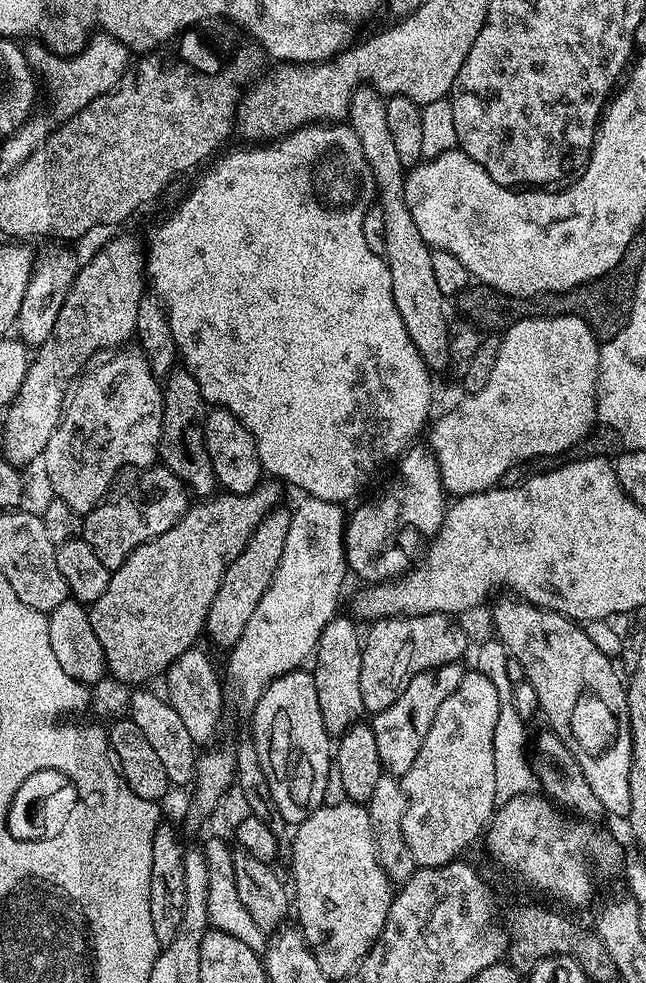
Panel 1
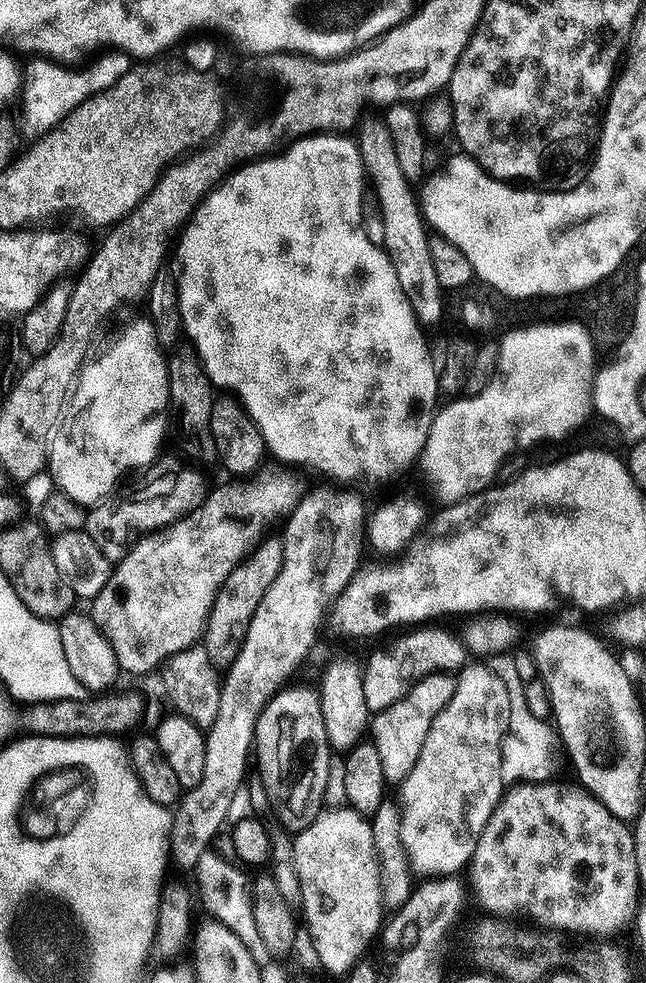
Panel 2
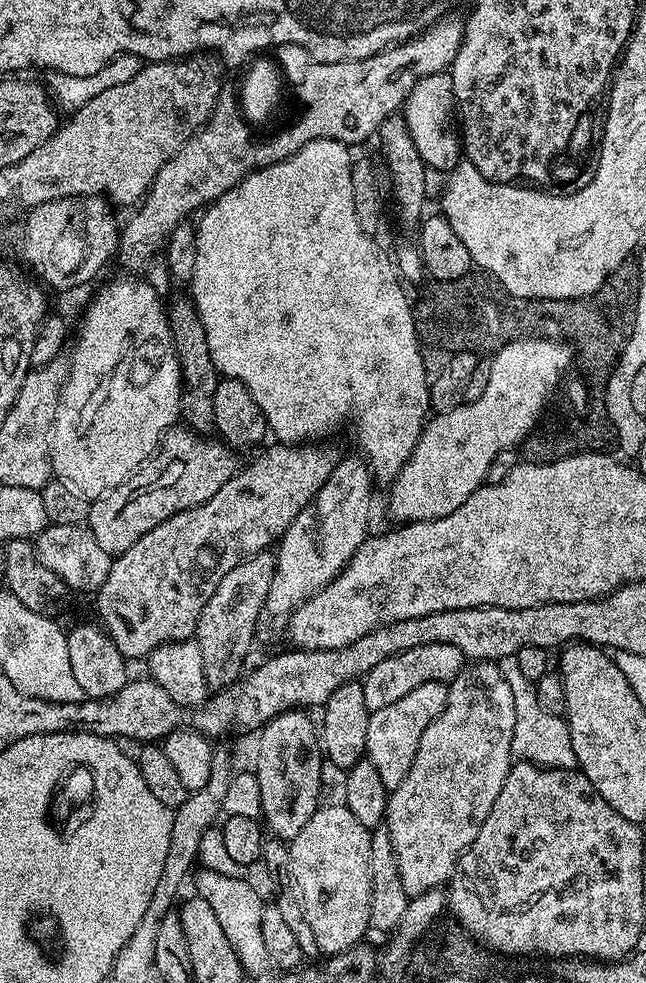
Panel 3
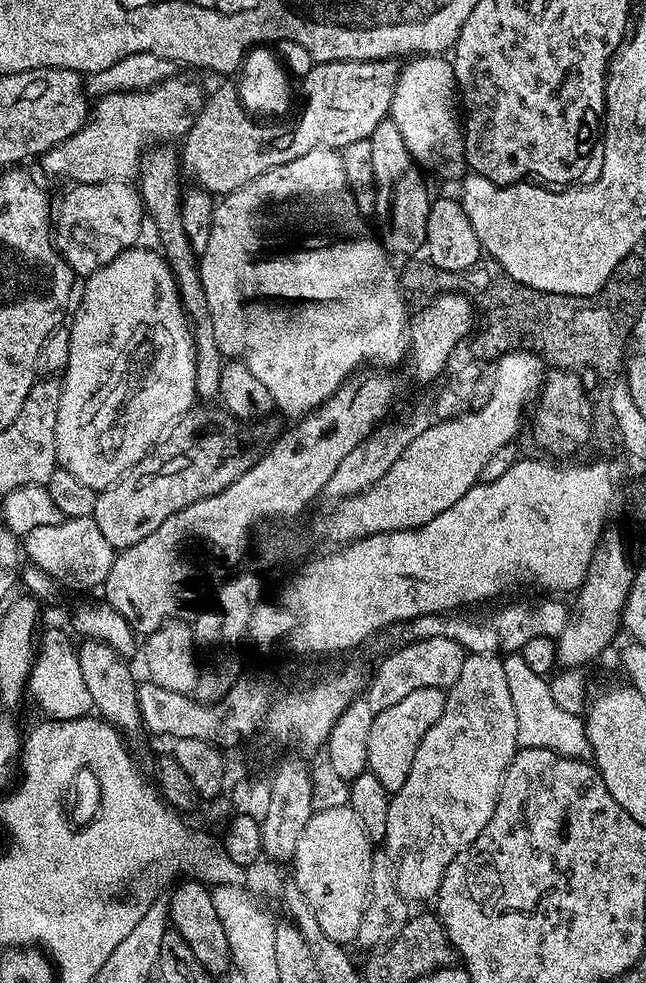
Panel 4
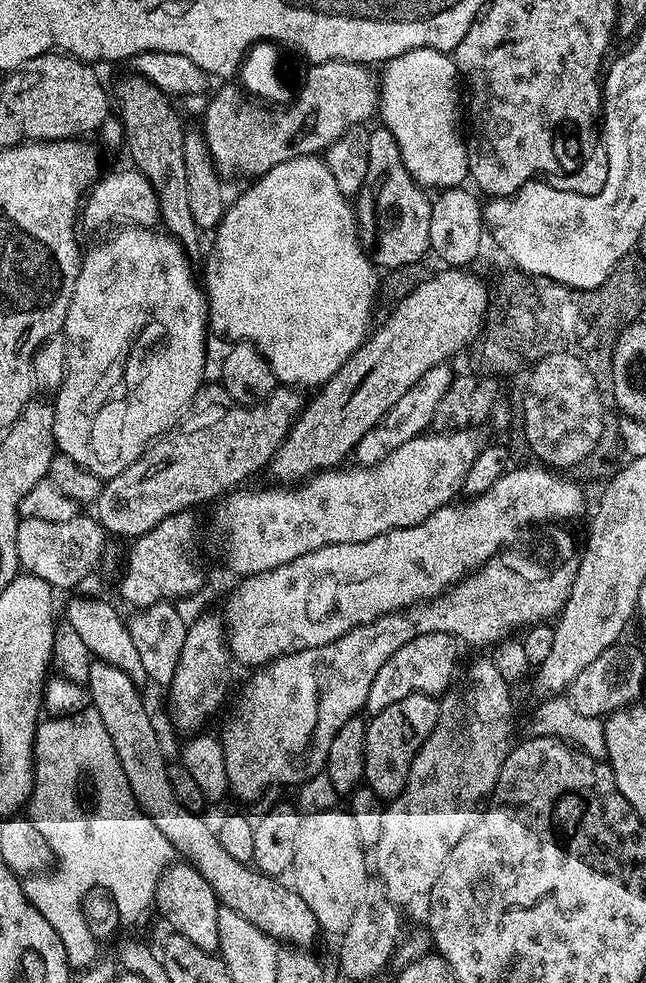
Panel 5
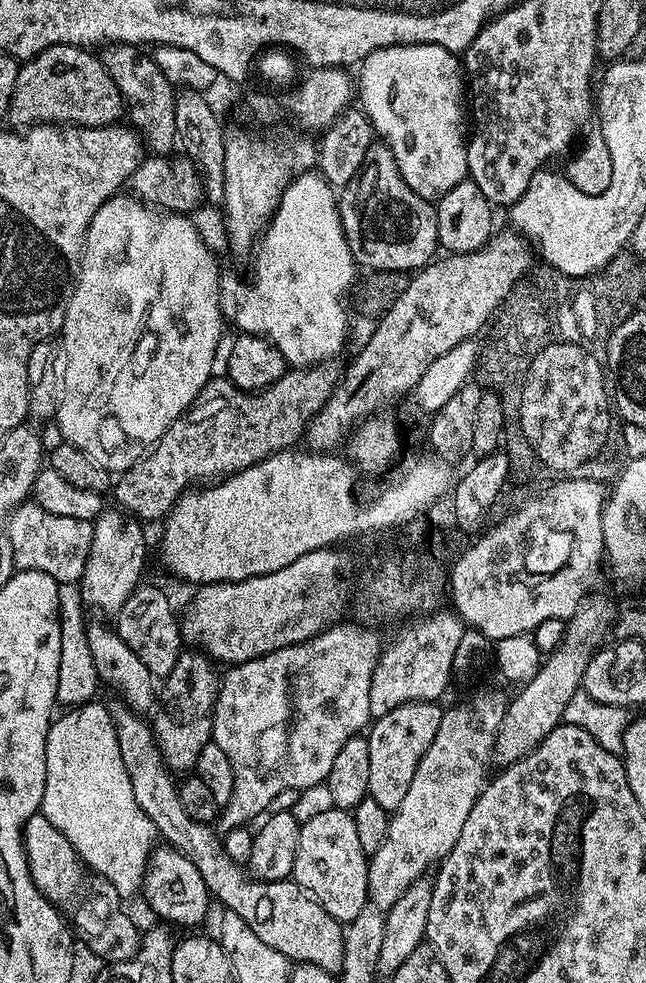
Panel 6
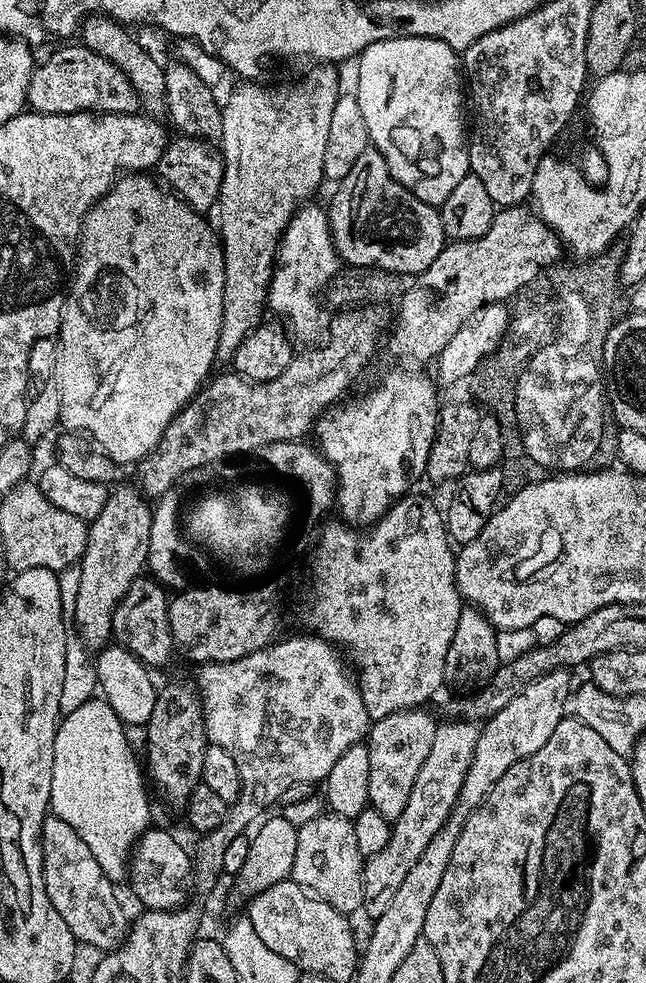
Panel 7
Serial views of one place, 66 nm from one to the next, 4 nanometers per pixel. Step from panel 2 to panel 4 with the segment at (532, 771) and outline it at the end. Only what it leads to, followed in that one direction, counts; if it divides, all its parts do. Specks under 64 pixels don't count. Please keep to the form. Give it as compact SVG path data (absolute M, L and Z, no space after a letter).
M507 653L503 657L503 669L517 719L517 737L515 739L517 747L519 749L550 749L555 754L568 759L589 759L592 747L589 746L589 740L586 738L583 717L566 712L559 704L556 704L551 696L549 681L533 672L526 665L520 653Z

